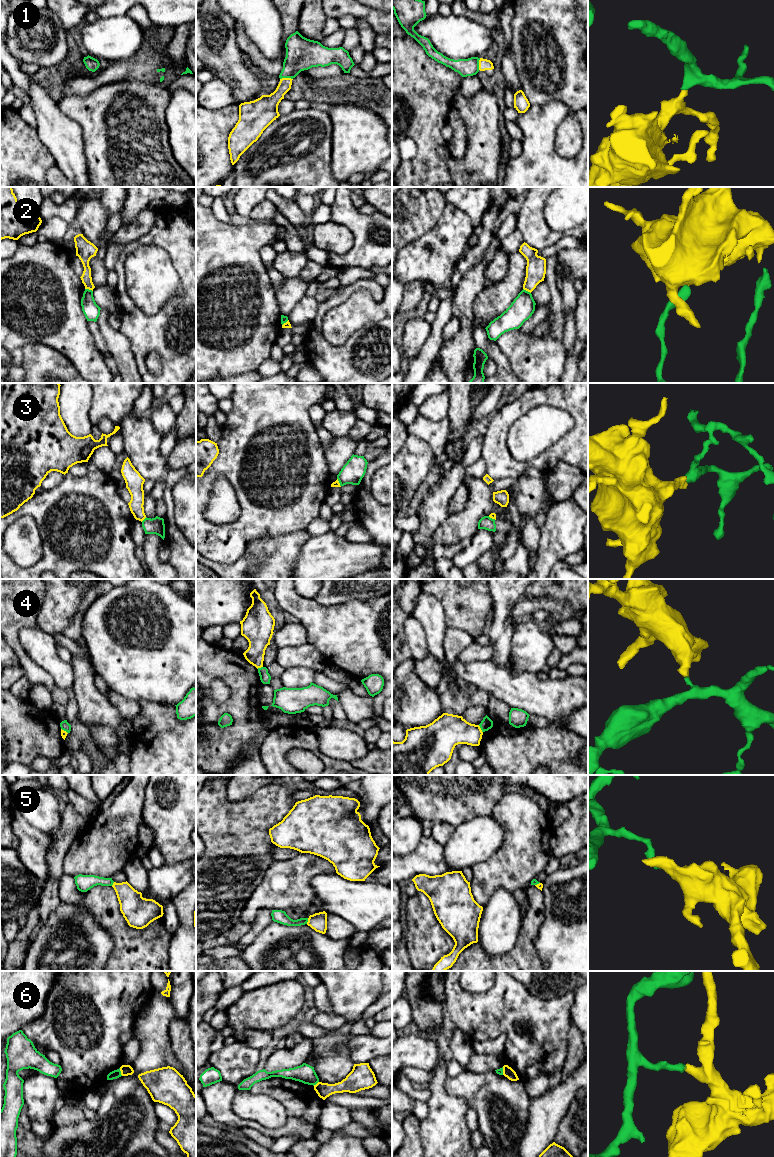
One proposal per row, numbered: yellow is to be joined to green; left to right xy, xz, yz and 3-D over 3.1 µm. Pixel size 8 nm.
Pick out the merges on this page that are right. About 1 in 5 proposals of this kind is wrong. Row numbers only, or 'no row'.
1

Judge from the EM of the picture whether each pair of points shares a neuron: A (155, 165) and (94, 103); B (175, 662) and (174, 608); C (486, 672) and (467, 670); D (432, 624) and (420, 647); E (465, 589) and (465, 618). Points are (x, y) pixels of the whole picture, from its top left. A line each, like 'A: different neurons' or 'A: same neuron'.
A: same neuron
B: same neuron
C: same neuron
D: different neurons
E: same neuron

